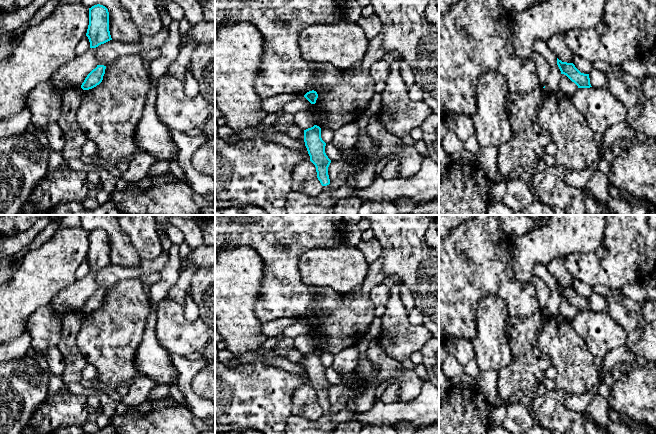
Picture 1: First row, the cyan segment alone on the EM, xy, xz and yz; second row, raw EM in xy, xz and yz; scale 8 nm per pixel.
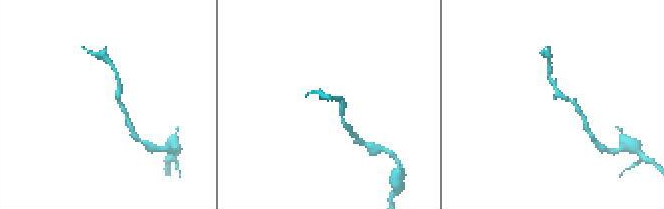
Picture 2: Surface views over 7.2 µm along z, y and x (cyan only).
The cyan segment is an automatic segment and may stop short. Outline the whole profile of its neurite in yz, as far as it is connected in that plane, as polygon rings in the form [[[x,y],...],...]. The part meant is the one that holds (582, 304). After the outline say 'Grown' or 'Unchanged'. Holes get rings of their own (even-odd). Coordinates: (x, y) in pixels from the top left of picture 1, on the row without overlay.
[[[557,282],[557,289],[561,298],[566,299],[578,312],[590,312],[589,298],[581,297],[573,287],[562,286]]]. Unchanged

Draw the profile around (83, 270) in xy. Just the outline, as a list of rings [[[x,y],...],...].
[[[85,259],[76,270],[75,273],[76,281],[85,278],[89,273],[90,273],[90,266],[88,261]]]

